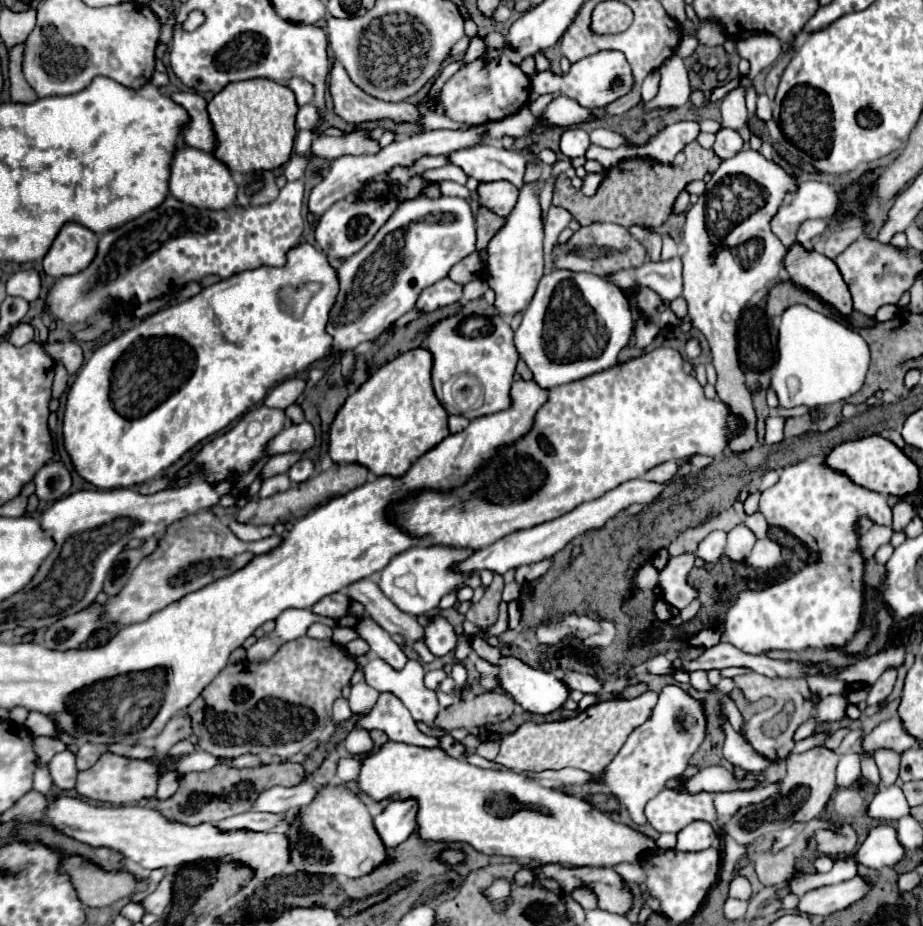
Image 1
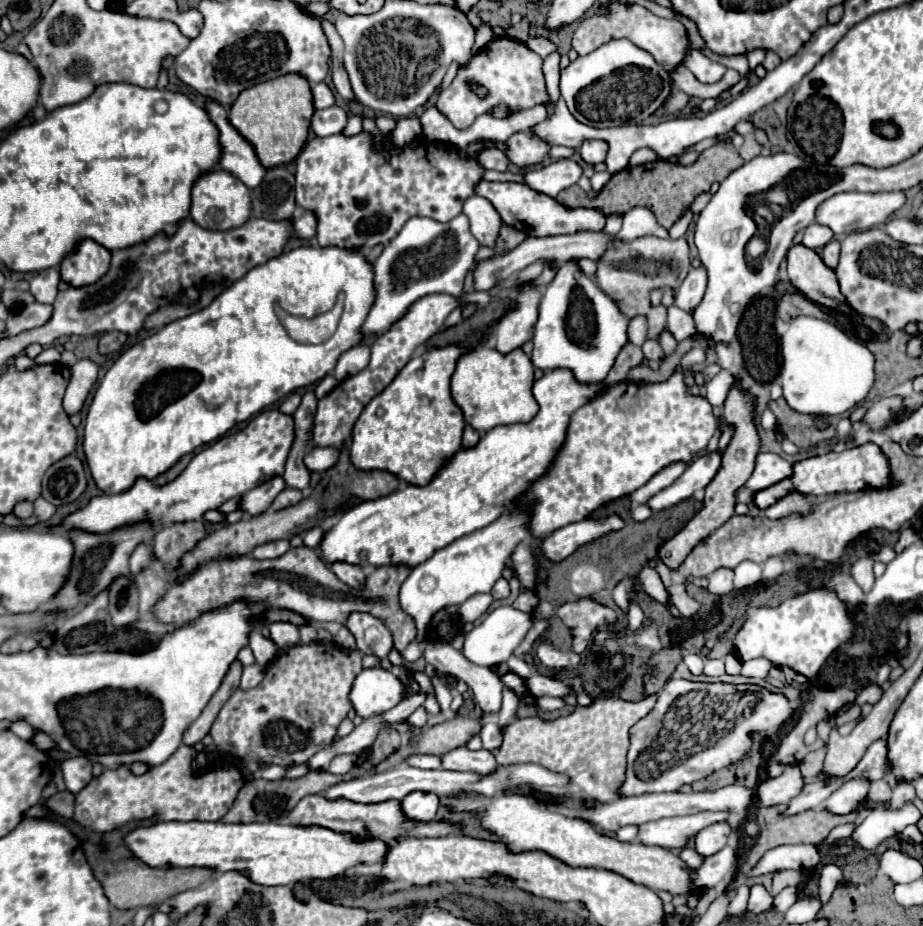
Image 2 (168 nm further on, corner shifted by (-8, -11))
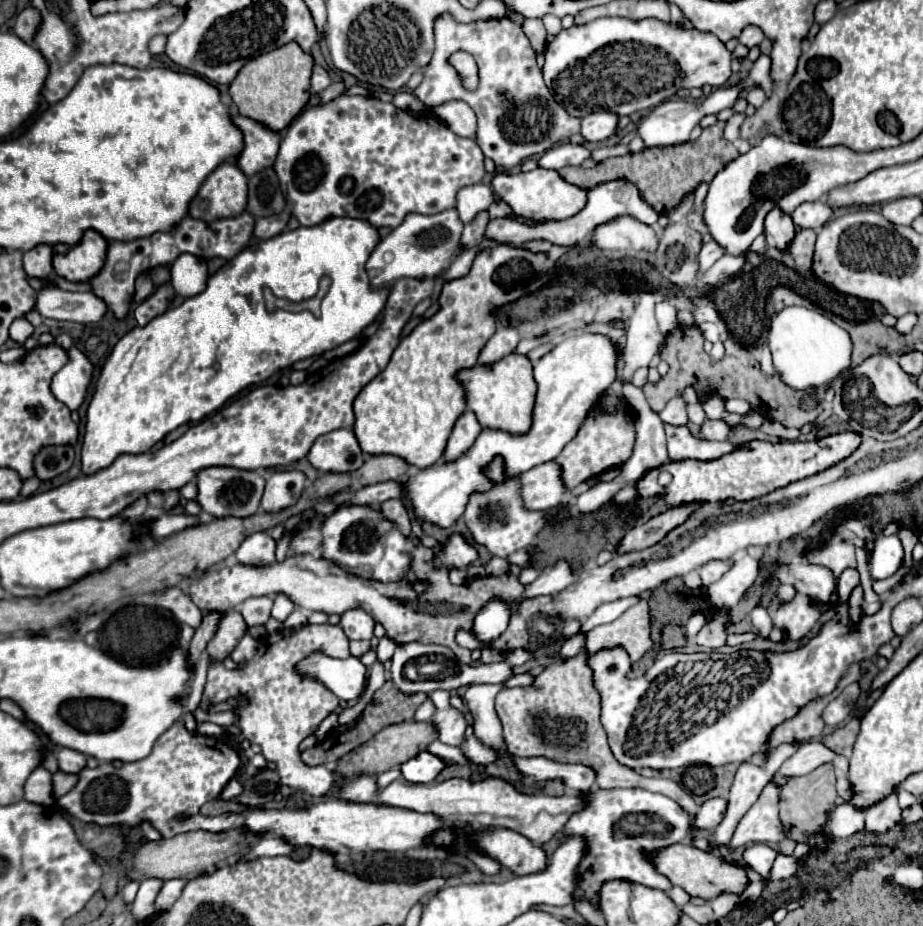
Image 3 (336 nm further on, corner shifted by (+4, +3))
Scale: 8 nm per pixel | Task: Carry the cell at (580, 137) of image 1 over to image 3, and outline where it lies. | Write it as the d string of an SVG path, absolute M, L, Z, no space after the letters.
M612 112L588 114L586 118L582 118L582 136L588 142L602 142L602 140L610 138L612 134L616 134L618 120L620 120L620 116L612 114Z

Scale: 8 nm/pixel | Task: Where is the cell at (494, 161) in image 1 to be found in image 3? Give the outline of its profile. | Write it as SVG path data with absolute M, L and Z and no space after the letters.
M558 144L552 150L548 150L544 156L540 156L540 166L544 168L554 168L560 170L564 166L580 166L584 160L590 158L590 148L582 146L582 144Z

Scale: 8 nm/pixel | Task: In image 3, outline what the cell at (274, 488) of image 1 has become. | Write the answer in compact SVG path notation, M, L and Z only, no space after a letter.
M298 470L272 472L266 480L266 490L260 502L262 512L276 512L294 506L306 486L306 474Z

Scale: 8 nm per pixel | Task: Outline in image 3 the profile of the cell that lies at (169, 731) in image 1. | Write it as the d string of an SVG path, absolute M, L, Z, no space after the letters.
M240 612L224 614L224 618L220 618L220 626L214 638L208 642L208 648L206 648L210 660L224 660L246 632L248 632L248 626Z

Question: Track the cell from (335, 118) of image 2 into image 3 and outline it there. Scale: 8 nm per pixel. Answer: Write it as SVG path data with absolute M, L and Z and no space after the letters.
M334 82L334 84L330 84L330 86L320 94L320 102L322 102L322 104L324 104L324 102L330 102L330 100L334 100L336 96L344 94L344 92L346 92L344 82Z

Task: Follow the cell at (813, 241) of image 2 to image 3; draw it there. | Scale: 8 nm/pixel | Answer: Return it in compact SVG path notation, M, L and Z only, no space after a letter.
M816 200L816 202L804 202L790 216L792 216L792 220L794 220L796 226L818 230L820 226L824 226L832 218L832 208L826 206L820 200Z

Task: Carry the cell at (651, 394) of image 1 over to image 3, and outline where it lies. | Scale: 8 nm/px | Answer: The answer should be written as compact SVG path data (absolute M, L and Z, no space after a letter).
M620 408L616 414L602 414L600 410L590 412L584 424L580 426L578 434L564 446L564 450L556 458L564 468L566 486L576 488L580 482L594 478L612 466L626 464L634 448L634 436L636 436L634 424L636 422L626 408Z

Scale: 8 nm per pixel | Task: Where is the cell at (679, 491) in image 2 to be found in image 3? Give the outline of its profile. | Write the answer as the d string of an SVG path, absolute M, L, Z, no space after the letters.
M706 420L702 424L702 438L706 440L726 440L734 432L734 426L730 426L724 420Z

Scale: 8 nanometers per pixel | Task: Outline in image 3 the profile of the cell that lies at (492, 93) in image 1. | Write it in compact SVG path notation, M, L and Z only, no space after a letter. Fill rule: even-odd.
M440 14L434 22L434 38L436 48L432 60L428 62L426 76L414 94L430 108L436 108L448 100L464 100L478 118L476 142L484 156L494 160L496 166L506 170L520 166L526 158L540 156L554 144L580 132L580 118L570 116L552 98L542 80L530 40L522 32L522 26L514 24L510 18L462 24L450 14ZM456 50L468 50L476 58L480 78L476 90L466 90L460 74L448 62L448 56Z

